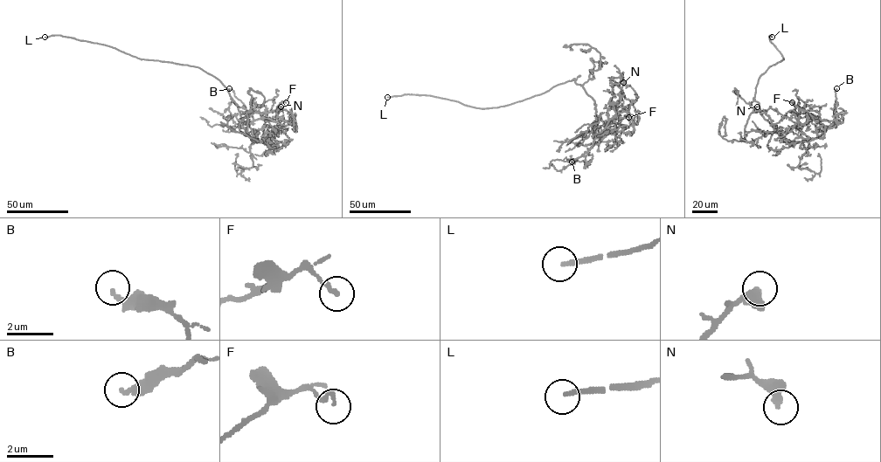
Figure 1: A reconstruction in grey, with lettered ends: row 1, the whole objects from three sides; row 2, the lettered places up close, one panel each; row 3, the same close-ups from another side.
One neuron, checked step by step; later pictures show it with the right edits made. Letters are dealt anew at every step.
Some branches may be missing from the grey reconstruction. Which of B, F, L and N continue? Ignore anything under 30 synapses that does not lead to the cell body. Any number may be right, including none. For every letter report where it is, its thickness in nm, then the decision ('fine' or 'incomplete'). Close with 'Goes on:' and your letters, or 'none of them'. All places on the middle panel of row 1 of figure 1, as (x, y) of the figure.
B: at (572, 162); 170 nm thick; fine
F: at (628, 117); 160 nm thick; fine
L: at (387, 97); 200 nm thick; incomplete
N: at (623, 82); 300 nm thick; fine
Goes on: L

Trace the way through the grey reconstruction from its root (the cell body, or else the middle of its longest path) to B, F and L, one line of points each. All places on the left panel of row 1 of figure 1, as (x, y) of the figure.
B: (232, 101), (252, 130), (253, 143), (242, 127), (248, 120), (248, 112), (229, 88)
F: (232, 101), (252, 130), (253, 143), (246, 128), (260, 118), (271, 119), (281, 110), (279, 103), (286, 102)
L: (232, 101), (227, 88), (218, 79), (197, 67), (140, 59), (108, 45), (59, 35), (45, 37)

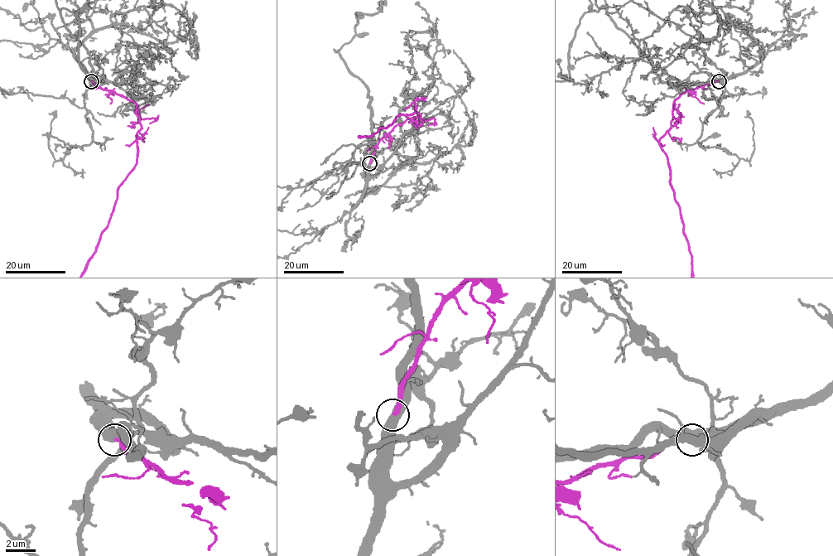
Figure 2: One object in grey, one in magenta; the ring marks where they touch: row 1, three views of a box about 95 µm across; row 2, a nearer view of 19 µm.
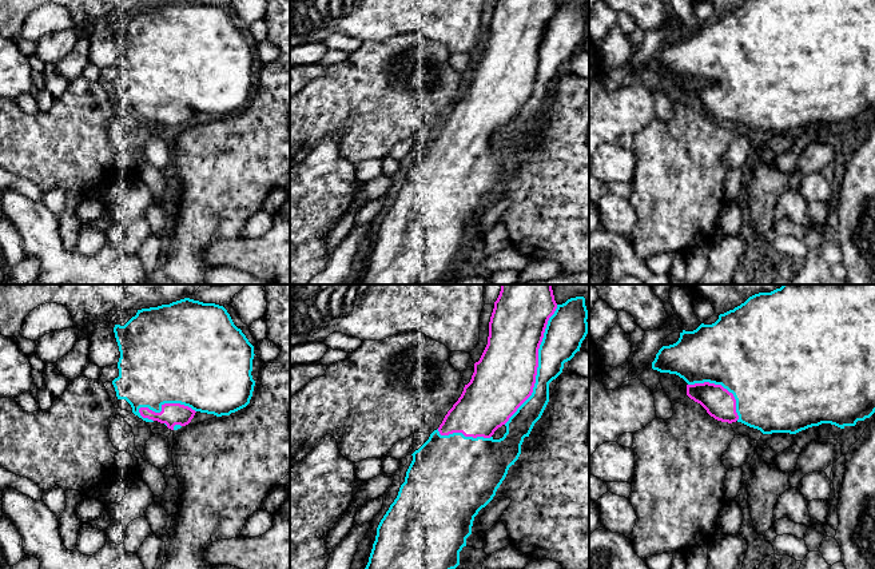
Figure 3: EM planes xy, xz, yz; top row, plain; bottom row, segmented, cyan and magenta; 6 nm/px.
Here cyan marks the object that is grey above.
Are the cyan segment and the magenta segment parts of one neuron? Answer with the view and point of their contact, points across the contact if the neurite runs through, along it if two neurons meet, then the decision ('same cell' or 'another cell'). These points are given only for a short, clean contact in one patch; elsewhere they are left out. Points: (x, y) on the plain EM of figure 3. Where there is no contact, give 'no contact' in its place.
contact xz (539, 66); same cell

